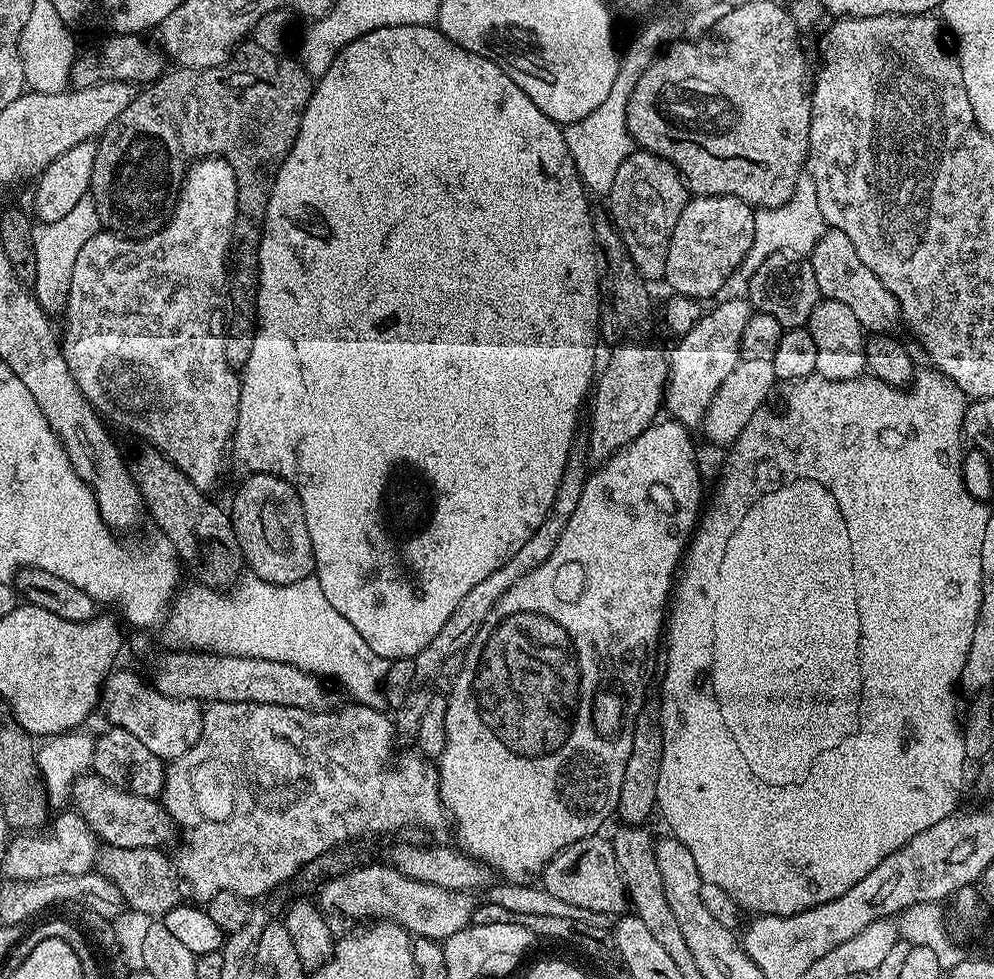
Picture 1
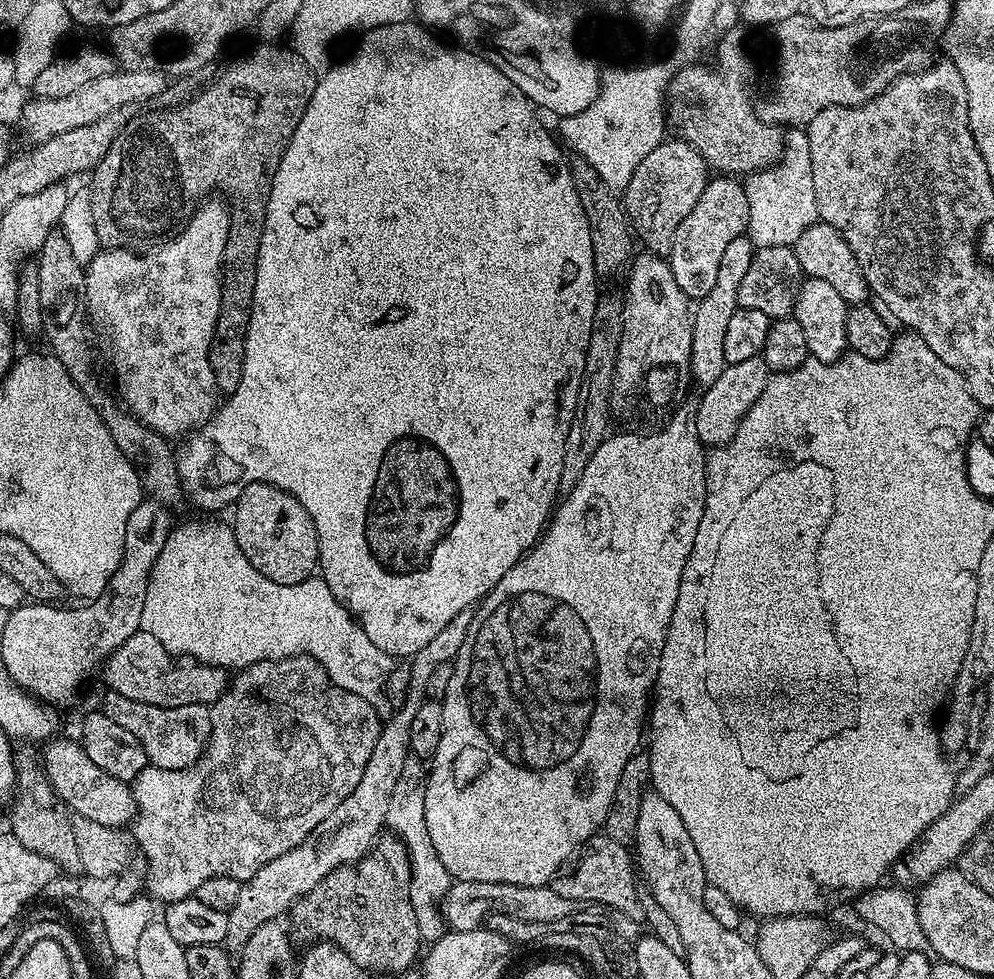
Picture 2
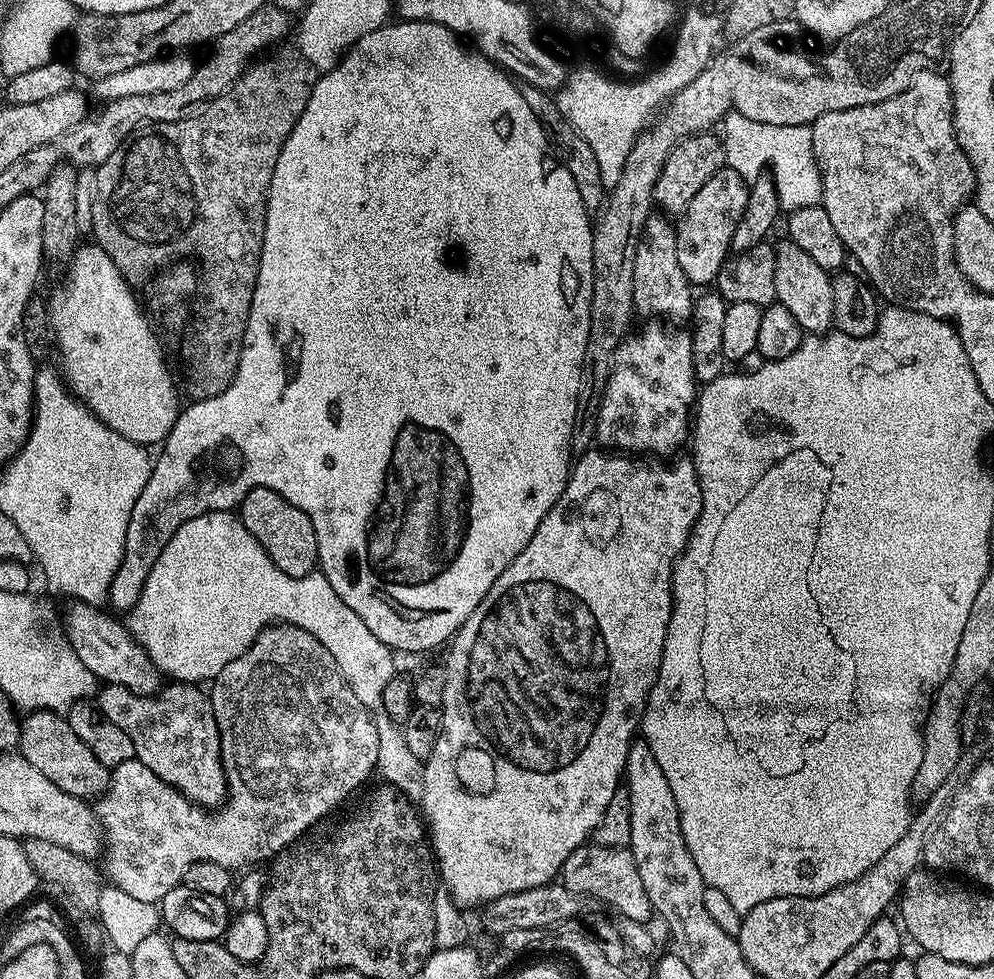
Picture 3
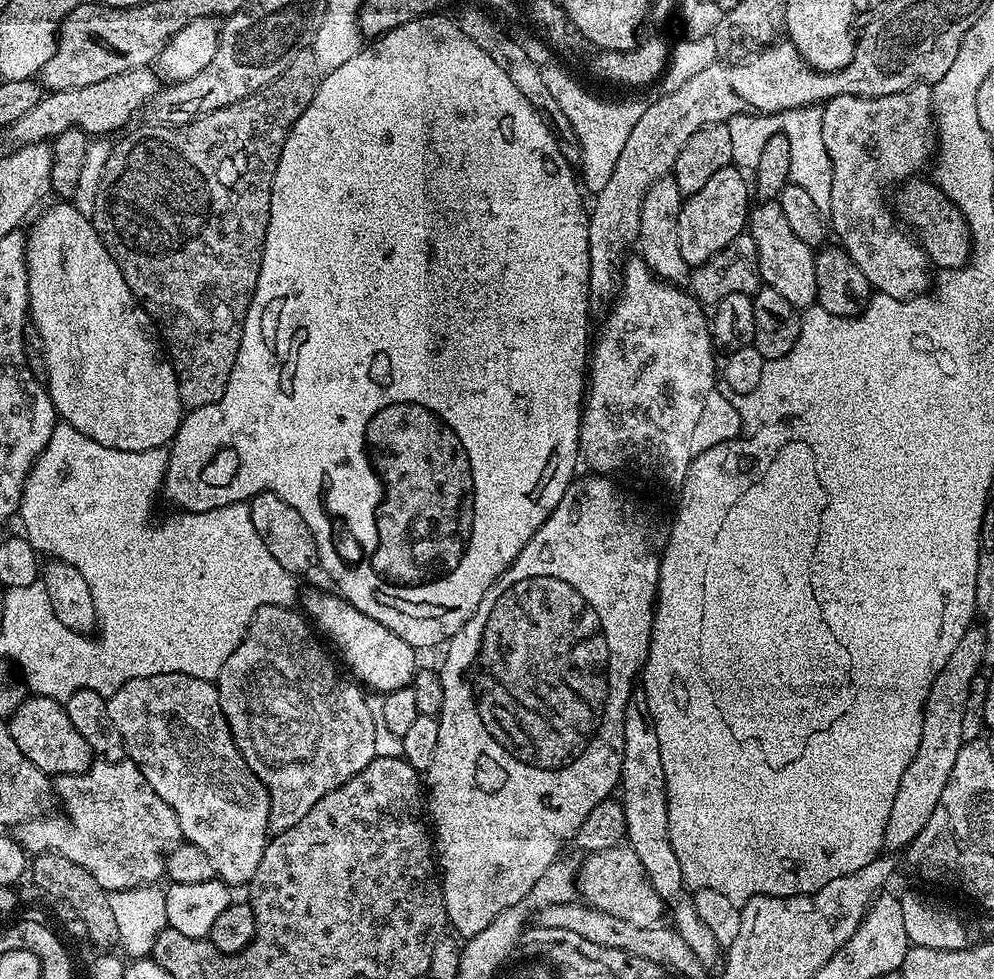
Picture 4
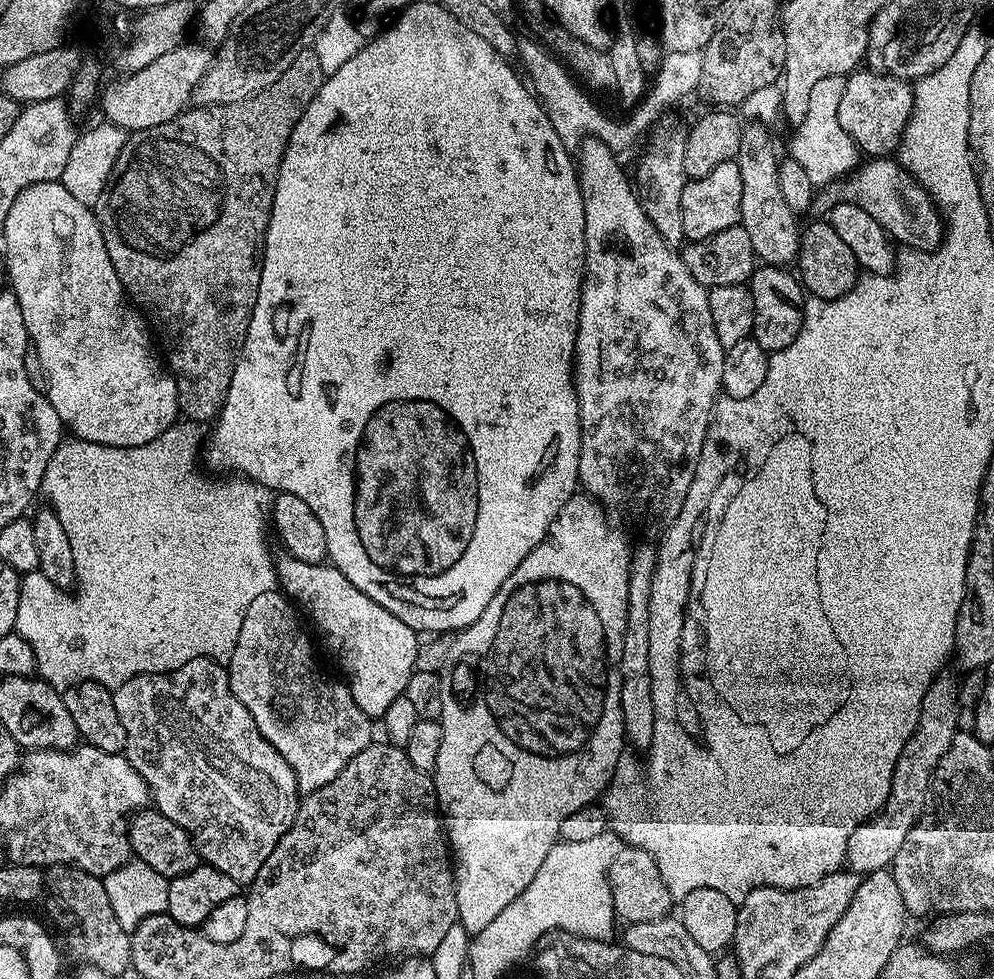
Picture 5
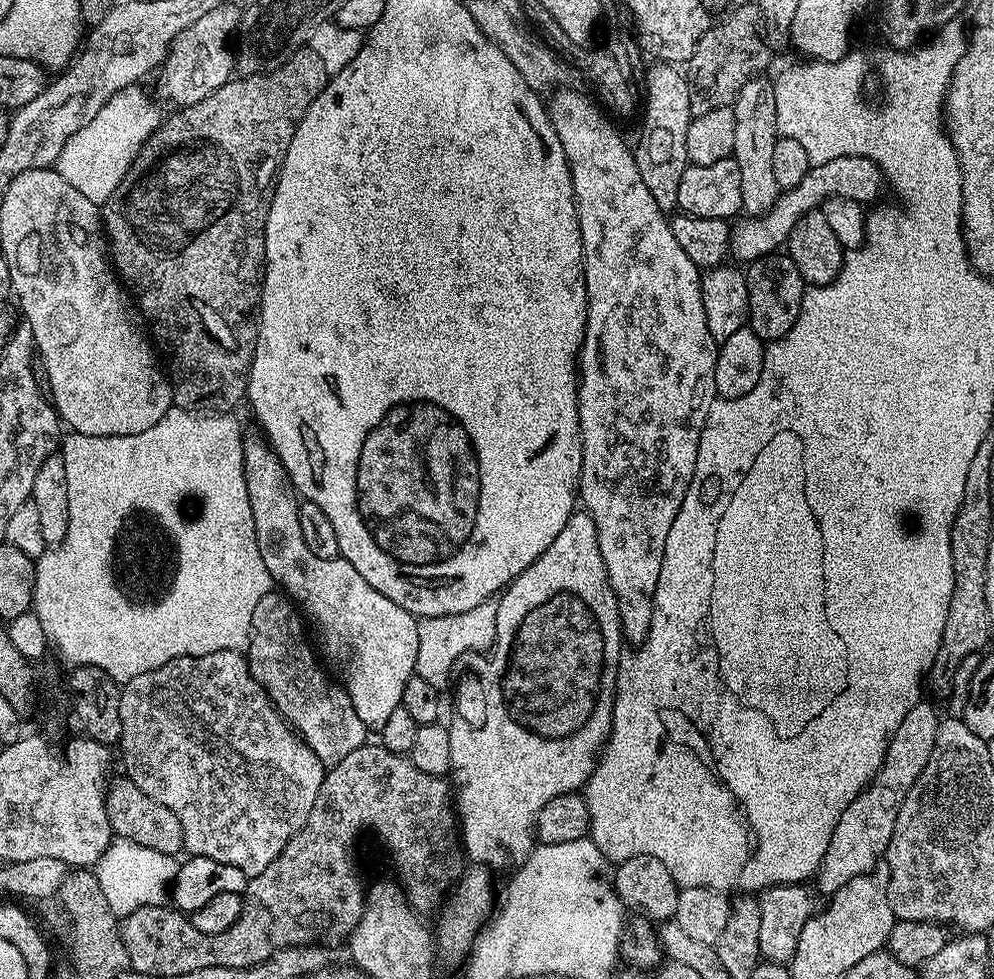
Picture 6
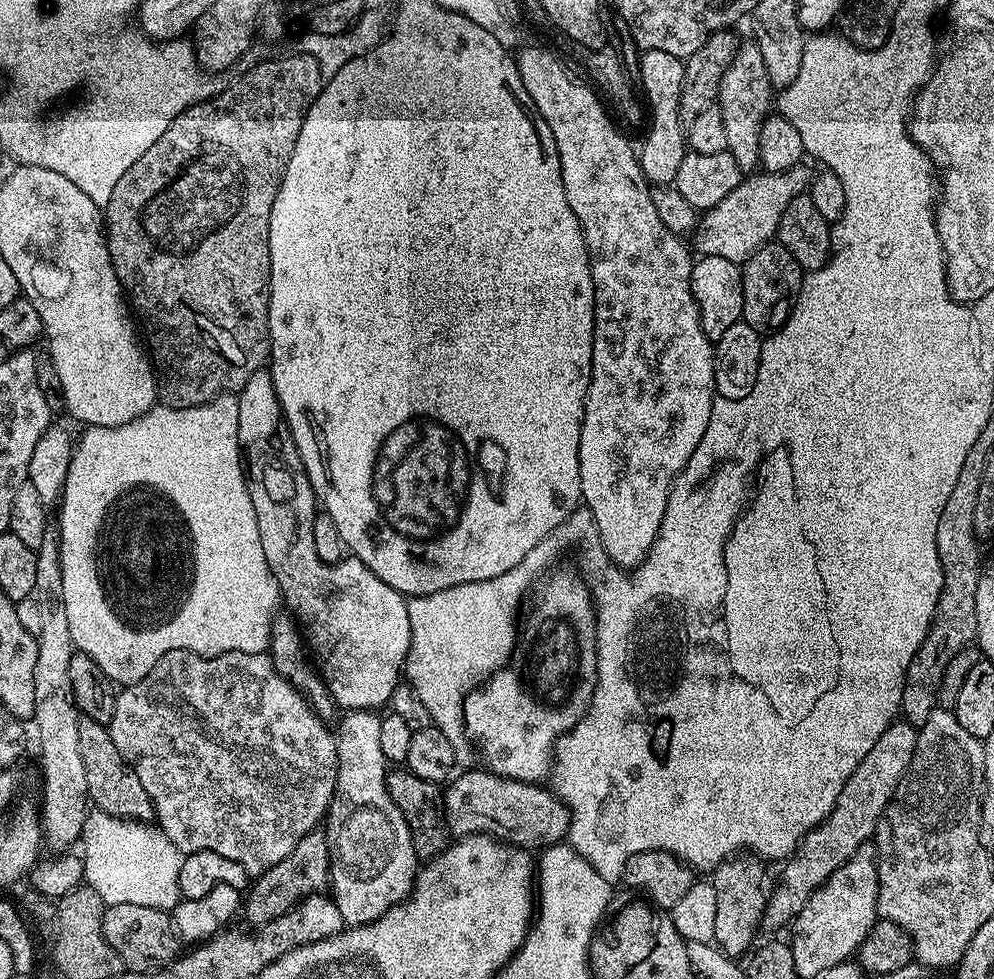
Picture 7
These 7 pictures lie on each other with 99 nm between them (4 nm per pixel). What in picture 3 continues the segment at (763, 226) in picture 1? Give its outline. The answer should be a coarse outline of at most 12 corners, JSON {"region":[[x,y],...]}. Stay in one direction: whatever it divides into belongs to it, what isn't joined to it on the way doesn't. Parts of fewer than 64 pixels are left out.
{"region":[[745,116],[720,126],[725,165],[749,184],[771,165],[789,212],[823,203],[811,125],[748,144]]}

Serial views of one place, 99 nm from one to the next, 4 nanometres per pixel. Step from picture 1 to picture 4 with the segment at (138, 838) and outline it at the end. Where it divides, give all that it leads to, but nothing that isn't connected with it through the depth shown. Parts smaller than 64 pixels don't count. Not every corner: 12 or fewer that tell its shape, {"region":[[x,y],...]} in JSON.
{"region":[[29,695],[6,720],[49,777],[94,757],[61,701]]}

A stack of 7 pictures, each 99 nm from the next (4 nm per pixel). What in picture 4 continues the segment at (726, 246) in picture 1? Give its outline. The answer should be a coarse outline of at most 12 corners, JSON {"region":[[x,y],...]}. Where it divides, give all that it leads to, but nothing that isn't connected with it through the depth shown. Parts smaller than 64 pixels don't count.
{"region":[[718,170],[678,214],[682,258],[695,266],[742,235],[749,177]]}

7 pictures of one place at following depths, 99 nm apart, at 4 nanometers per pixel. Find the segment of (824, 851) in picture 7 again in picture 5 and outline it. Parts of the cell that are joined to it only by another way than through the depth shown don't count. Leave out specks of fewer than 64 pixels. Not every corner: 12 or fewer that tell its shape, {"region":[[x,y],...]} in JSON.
{"region":[[957,677],[932,681],[888,801],[850,834],[847,867],[888,868],[957,734]]}

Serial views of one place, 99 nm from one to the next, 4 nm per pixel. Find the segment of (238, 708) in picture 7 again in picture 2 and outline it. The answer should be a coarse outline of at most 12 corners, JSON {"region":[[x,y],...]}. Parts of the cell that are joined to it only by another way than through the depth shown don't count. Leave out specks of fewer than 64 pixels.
{"region":[[104,692],[153,768],[189,768],[210,738],[210,708],[159,708]]}

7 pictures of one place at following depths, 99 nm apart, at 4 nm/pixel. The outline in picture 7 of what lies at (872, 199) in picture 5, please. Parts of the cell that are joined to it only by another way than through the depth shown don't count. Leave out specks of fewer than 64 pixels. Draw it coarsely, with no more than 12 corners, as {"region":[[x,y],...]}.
{"region":[[807,163],[757,171],[694,229],[697,253],[743,265],[807,193]]}

